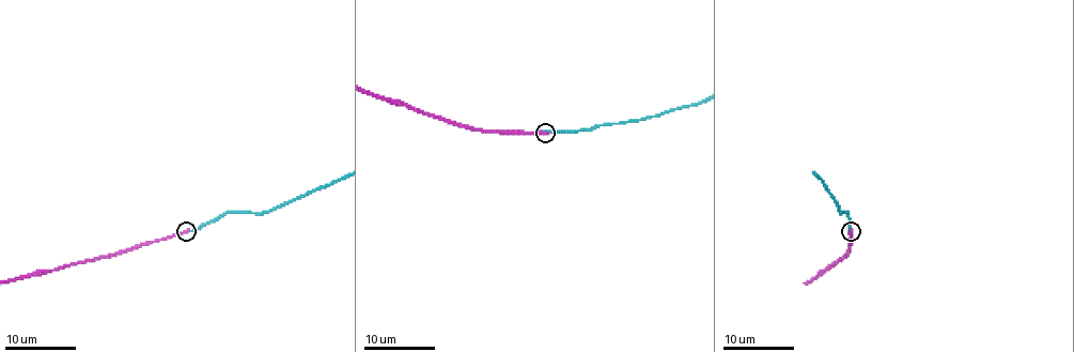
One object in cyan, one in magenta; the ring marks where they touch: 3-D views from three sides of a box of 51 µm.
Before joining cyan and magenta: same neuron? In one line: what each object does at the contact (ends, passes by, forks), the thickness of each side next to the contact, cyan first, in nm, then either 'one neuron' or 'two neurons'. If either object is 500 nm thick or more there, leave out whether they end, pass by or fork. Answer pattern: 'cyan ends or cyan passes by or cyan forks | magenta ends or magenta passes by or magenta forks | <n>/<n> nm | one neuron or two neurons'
cyan ends | magenta ends | 200/320 nm | two neurons

